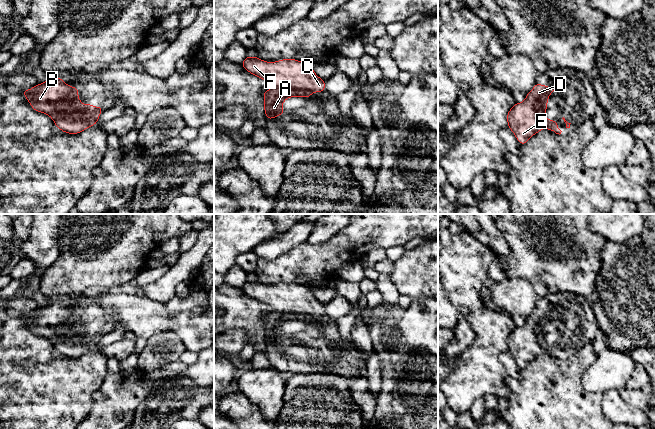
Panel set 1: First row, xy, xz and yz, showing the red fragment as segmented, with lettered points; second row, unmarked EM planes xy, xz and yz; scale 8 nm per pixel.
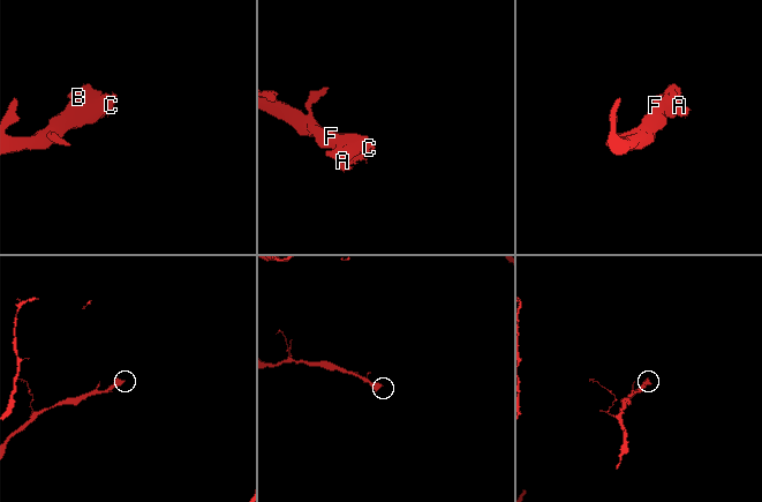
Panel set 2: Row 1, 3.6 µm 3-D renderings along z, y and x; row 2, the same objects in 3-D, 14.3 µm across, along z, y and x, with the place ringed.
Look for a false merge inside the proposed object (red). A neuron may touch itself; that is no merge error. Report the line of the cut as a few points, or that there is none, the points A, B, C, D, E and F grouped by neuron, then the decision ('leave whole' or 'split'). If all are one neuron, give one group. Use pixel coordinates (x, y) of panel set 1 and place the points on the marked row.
no cut; A B C D E F; leave whole

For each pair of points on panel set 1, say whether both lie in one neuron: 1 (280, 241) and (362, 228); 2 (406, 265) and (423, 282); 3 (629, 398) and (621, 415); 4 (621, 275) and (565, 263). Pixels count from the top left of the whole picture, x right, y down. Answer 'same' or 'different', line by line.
1: different
2: same
3: different
4: different

